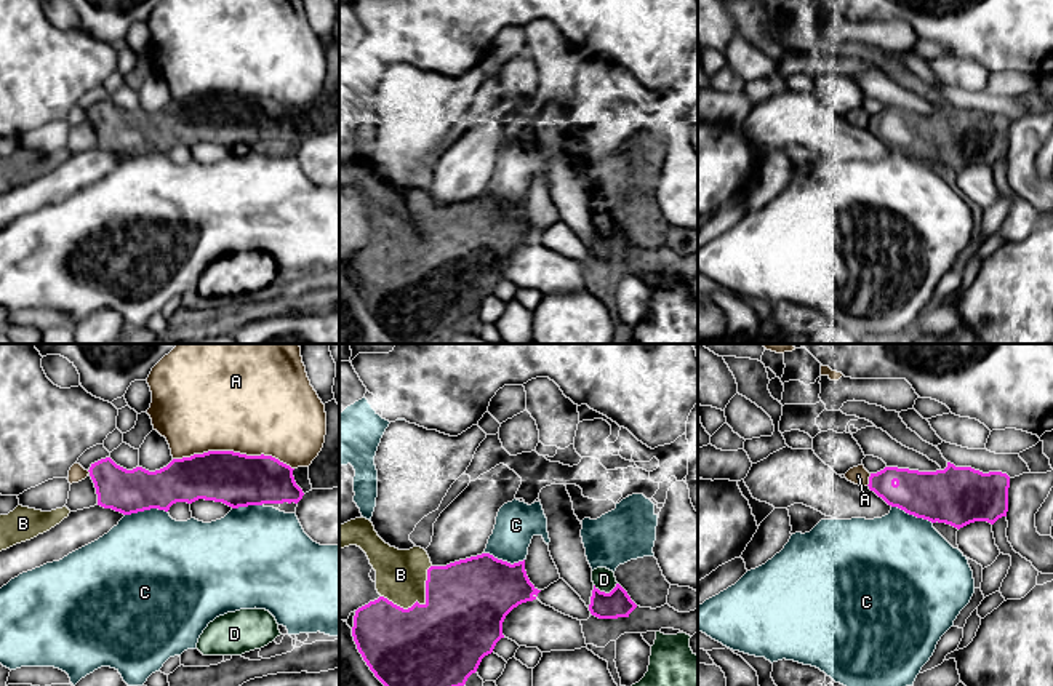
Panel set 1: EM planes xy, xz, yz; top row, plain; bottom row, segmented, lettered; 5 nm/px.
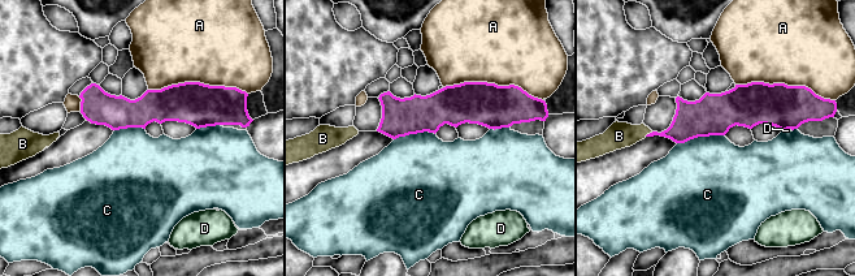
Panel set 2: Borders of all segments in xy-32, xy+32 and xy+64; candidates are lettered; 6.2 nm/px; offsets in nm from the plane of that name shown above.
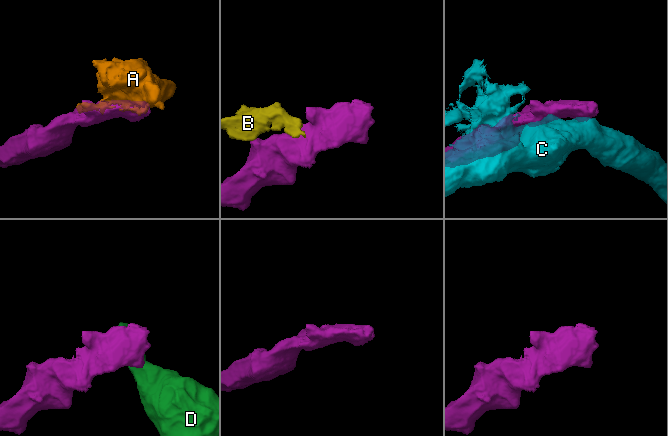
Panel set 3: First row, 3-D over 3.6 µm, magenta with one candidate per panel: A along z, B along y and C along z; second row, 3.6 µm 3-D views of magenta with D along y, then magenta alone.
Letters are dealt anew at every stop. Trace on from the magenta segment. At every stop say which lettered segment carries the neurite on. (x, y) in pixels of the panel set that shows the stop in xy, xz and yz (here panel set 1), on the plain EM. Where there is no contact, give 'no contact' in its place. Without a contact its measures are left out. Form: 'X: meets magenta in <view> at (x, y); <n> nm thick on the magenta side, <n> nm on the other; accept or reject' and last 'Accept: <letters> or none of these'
A: meets magenta in xy at (232, 93); 280 nm thick on the magenta side, 480 nm on the other; reject
B: meets magenta in xz at (421, 247); 460 nm thick on the magenta side, 260 nm on the other; accept
C: meets magenta in xy at (146, 151); 220 nm thick on the magenta side, 460 nm on the other; reject
D: meets magenta in xz at (604, 234); 140 nm thick on the magenta side, 120 nm on the other; reject
Accept: B

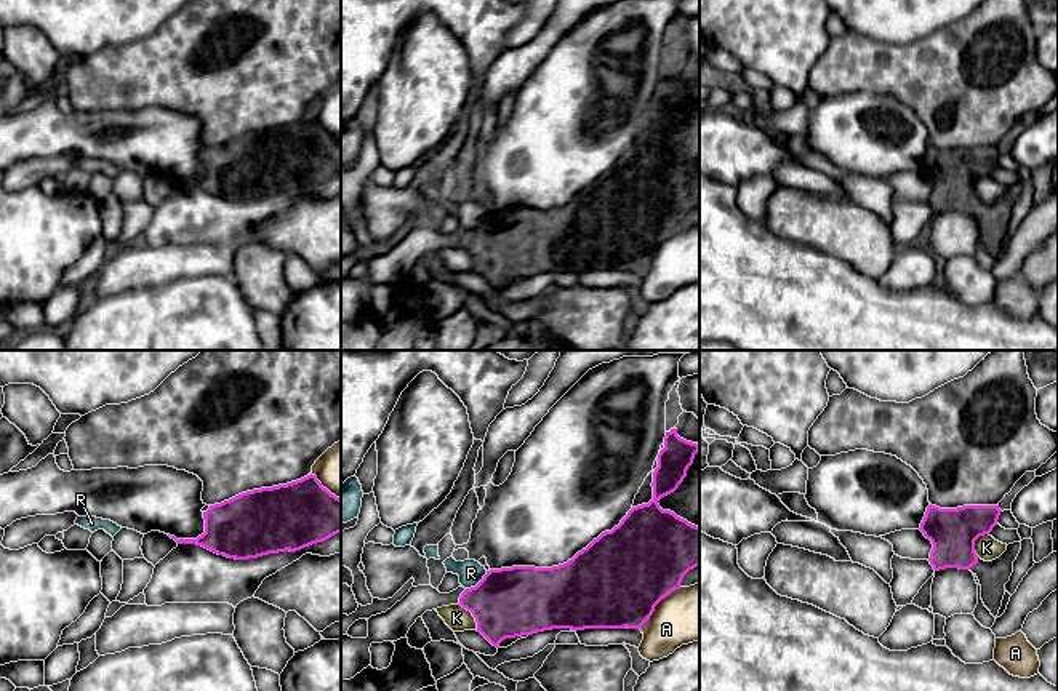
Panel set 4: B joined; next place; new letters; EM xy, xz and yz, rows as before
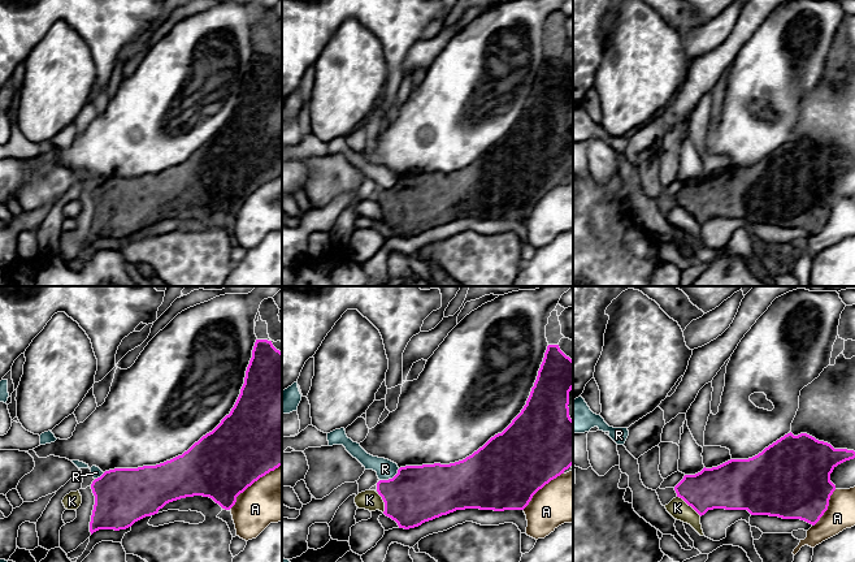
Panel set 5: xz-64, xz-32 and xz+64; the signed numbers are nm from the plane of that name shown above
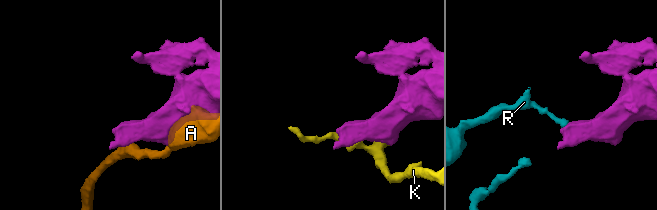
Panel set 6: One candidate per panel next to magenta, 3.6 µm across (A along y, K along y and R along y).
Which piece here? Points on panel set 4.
A: meets magenta in xz at (655, 247); 460 nm thick on the magenta side, 280 nm on the other; reject
K: meets magenta in yz at (973, 184); 240 nm thick on the magenta side, 120 nm on the other; reject
R: meets magenta in xz at (479, 224); 360 nm thick on the magenta side, 120 nm on the other; reject
Accept: none of these

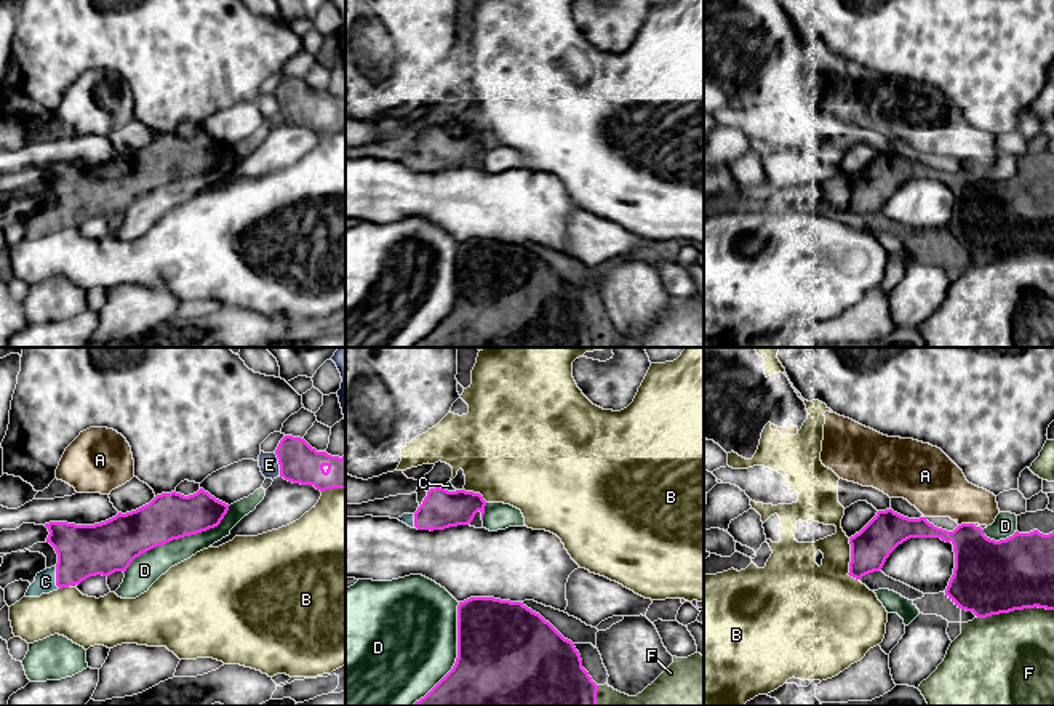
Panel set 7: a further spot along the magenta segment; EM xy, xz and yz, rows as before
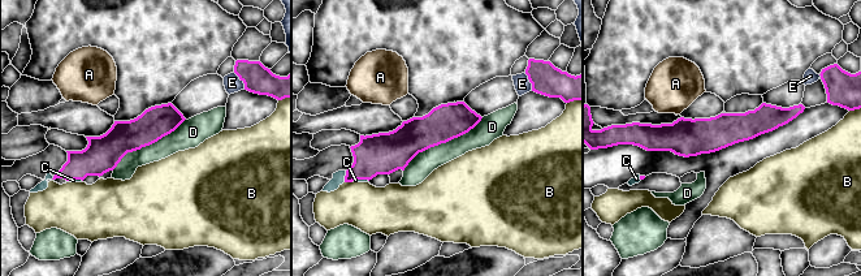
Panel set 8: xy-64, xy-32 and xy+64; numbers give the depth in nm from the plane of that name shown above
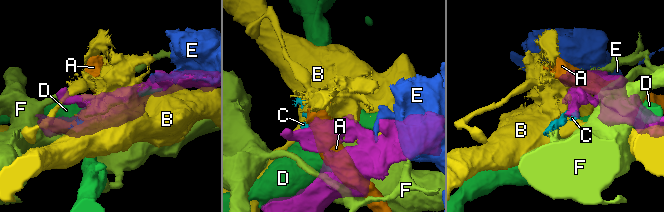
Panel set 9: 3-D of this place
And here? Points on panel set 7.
A: meets magenta in yz at (965, 165); 300 nm thick on the magenta side, 300 nm on the other; reject
B: meets magenta in yz at (851, 202); 200 nm thick on the magenta side, 380 nm on the other; reject
C: meets magenta in xy at (56, 220); 260 nm thick on the magenta side, 110 nm on the other; accept
D: meets magenta in xy at (178, 180); 240 nm thick on the magenta side, 160 nm on the other; reject
E: meets magenta in xy at (279, 104); 200 nm thick on the magenta side, 100 nm on the other; reject
F: meets magenta in yz at (1014, 250); 380 nm thick on the magenta side, 440 nm on the other; reject
Accept: C

